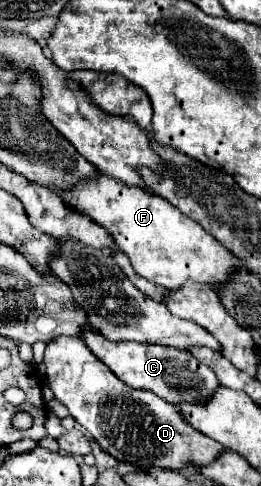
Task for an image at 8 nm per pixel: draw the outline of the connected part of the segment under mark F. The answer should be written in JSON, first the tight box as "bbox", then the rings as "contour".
{"bbox":[62,175,242,291],"contour":[[[100,175],[96,181],[84,181],[80,189],[62,193],[62,197],[70,207],[92,217],[98,225],[112,233],[116,247],[130,257],[138,275],[162,285],[168,291],[180,289],[186,281],[196,281],[200,285],[218,289],[242,267],[242,261],[220,245],[208,231],[152,191],[128,187]]]}

